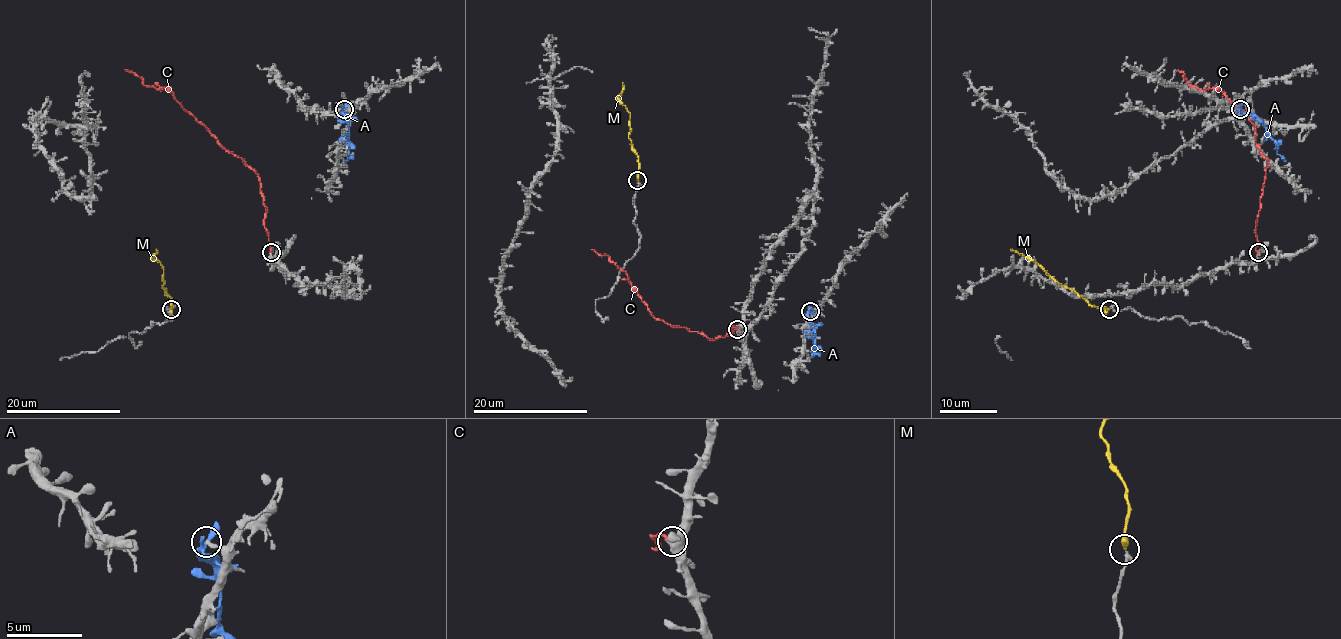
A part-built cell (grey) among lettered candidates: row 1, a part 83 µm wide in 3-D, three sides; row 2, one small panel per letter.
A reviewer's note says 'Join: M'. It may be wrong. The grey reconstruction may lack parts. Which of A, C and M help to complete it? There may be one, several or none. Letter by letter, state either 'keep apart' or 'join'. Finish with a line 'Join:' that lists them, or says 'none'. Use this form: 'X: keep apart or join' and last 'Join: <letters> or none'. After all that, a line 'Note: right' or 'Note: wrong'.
A: keep apart
C: keep apart
M: join
Join: M
Note: right

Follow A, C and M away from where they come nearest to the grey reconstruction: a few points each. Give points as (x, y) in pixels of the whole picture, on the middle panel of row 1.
A: (810, 311), (810, 324), (815, 337), (811, 357)
C: (738, 330), (731, 327), (726, 335), (710, 340), (656, 318), (627, 274), (607, 255), (591, 249)
M: (637, 180), (638, 156), (628, 137), (630, 114), (618, 97), (623, 82)

